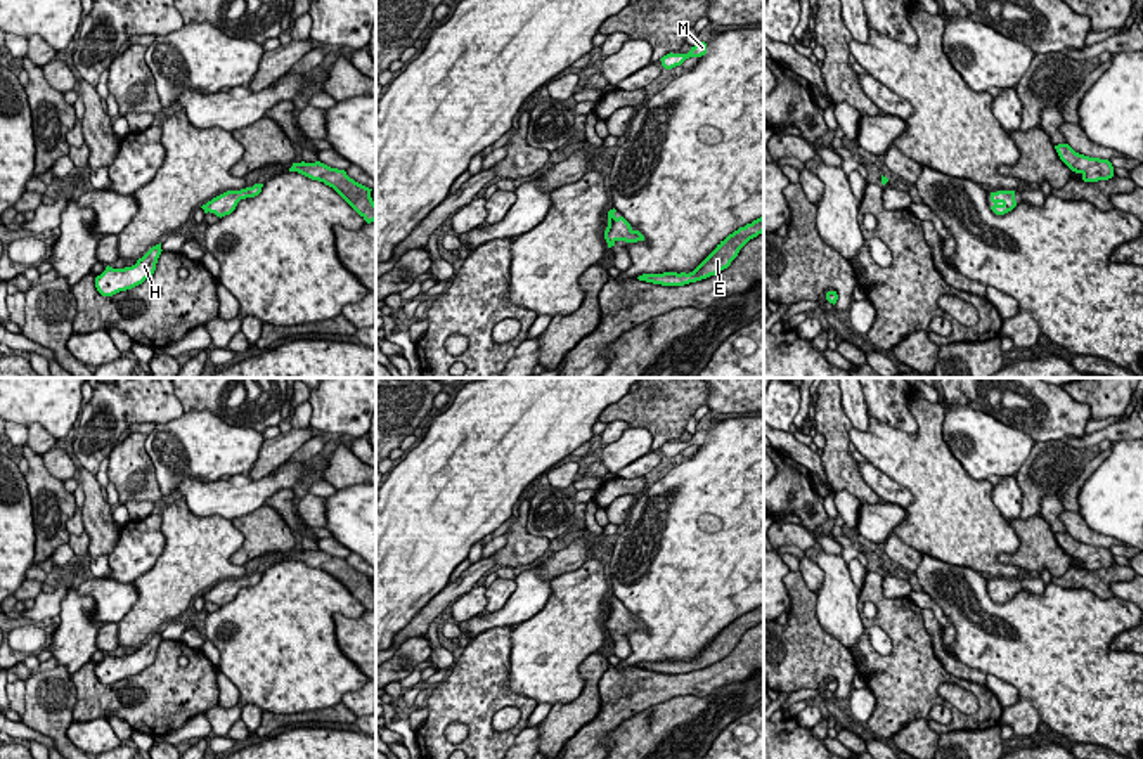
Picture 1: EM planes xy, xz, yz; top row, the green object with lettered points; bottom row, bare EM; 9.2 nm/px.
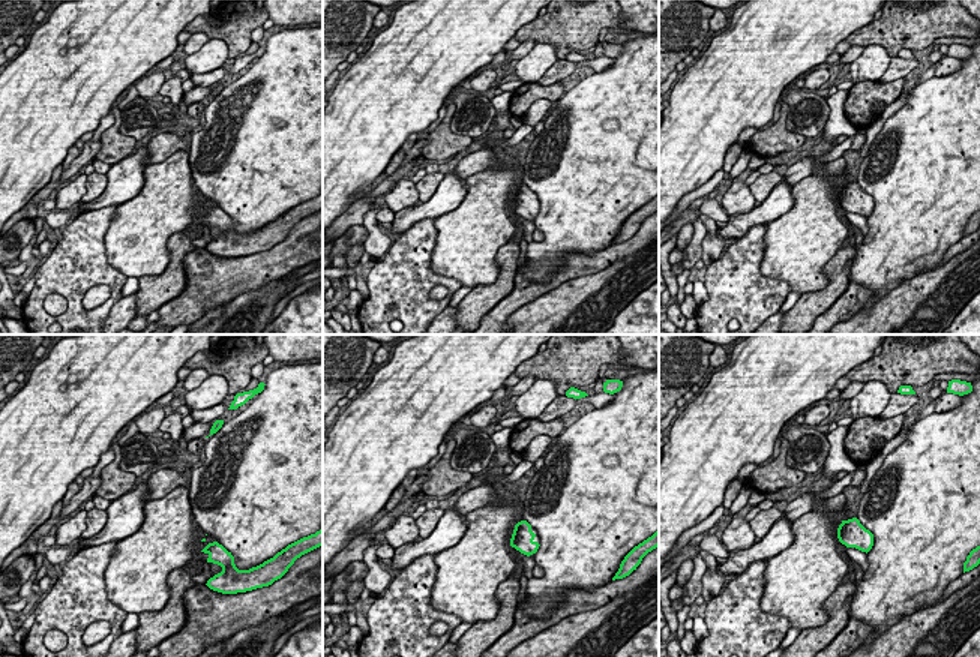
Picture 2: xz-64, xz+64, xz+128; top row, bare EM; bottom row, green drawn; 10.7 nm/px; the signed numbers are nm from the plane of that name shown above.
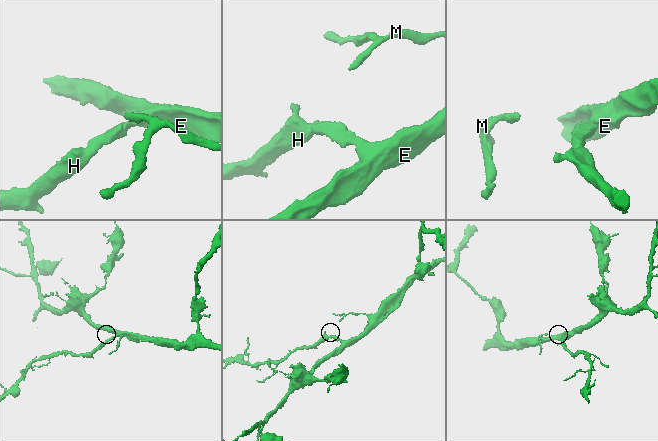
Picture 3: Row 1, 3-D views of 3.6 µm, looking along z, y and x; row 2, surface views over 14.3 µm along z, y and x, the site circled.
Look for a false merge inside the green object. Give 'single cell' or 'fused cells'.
single cell

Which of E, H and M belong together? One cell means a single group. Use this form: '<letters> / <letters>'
E H M

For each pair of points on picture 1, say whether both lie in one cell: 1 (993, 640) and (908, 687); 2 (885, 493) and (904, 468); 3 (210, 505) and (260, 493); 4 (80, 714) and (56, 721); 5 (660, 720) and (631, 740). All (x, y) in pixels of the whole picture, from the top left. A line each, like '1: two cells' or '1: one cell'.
1: two cells
2: two cells
3: one cell
4: two cells
5: one cell

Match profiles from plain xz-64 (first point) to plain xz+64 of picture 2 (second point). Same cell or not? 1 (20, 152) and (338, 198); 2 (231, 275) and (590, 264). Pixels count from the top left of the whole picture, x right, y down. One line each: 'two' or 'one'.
1: one
2: one

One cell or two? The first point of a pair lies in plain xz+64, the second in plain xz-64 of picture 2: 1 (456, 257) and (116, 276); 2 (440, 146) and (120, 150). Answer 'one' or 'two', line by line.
1: two
2: one

